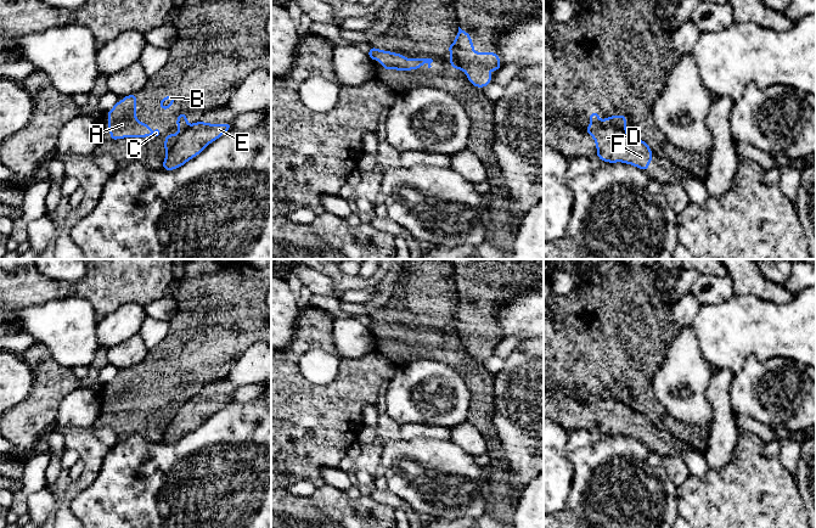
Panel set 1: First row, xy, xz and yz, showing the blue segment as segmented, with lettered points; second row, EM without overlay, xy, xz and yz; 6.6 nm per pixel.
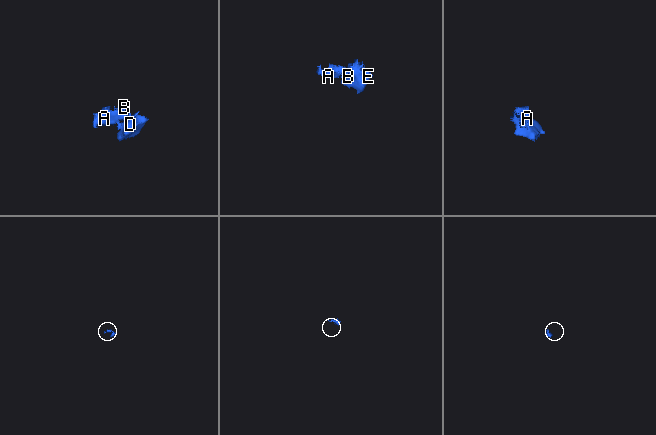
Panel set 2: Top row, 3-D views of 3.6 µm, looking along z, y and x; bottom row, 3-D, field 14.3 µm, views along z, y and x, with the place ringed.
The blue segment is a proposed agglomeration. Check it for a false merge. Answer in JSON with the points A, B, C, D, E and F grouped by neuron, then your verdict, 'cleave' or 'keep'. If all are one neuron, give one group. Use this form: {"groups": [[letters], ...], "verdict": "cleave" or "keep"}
{"groups": [["A", "B", "C"], ["D", "E", "F"]], "verdict": "cleave"}

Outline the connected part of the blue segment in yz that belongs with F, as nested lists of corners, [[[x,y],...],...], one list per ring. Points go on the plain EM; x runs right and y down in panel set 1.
[[[607,391],[584,401],[597,419],[597,429],[603,434],[623,434],[646,444],[652,434],[653,423],[647,415],[638,412]]]

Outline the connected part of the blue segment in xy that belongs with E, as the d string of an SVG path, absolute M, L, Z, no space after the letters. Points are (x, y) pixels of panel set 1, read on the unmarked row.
M202 393L190 398L168 422L162 442L174 443L198 428L210 415L225 406L232 395L209 397Z

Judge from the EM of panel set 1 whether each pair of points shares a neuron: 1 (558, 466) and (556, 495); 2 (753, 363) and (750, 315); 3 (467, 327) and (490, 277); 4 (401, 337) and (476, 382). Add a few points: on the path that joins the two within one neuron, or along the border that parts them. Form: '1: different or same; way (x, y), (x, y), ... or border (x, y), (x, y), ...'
1: same; way (556, 473), (556, 488)
2: different; border (782, 357), (766, 360), (750, 357), (735, 374)
3: same; way (476, 315), (482, 290)
4: same; way (421, 337), (435, 337), (461, 363)

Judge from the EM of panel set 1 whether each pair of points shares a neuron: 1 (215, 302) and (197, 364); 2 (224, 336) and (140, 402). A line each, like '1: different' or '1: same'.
1: same
2: same

